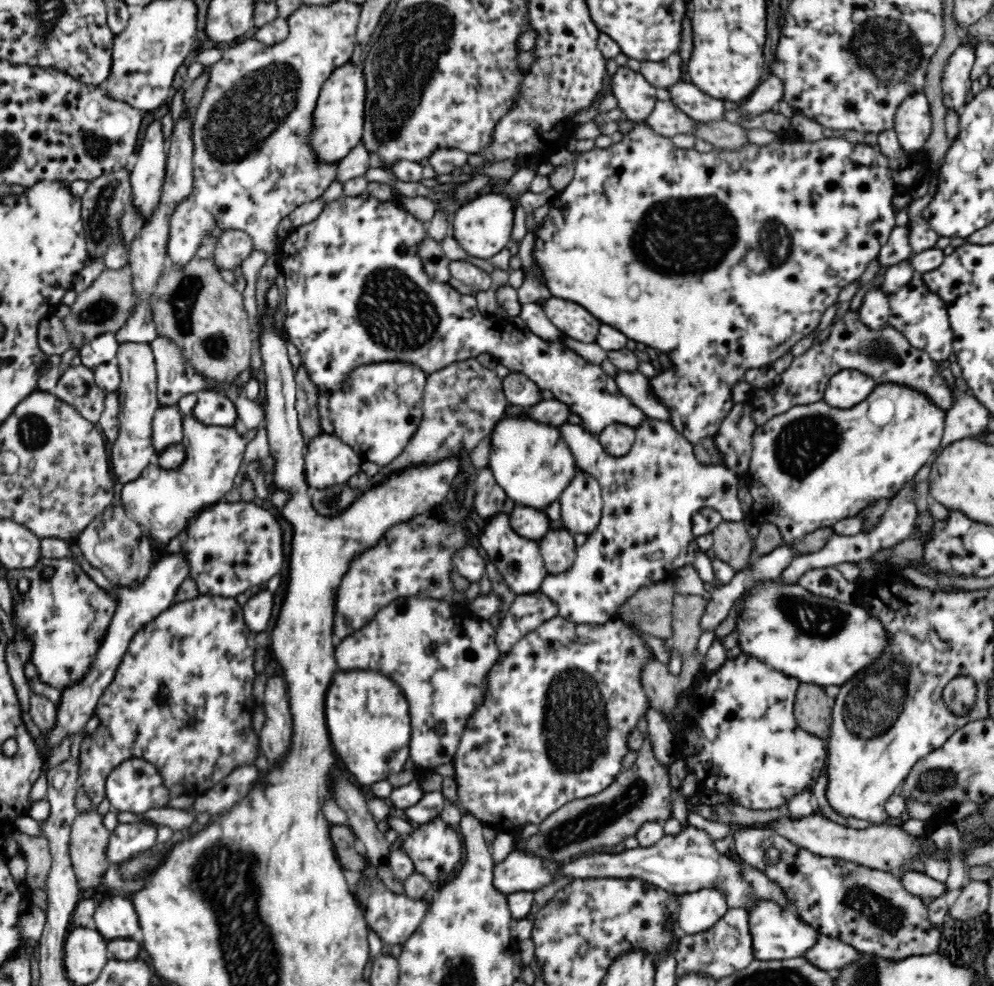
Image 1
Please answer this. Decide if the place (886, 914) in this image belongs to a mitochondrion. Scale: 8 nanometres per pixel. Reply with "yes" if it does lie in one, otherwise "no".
yes

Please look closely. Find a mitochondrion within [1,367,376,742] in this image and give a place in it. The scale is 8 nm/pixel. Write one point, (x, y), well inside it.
(33, 429)

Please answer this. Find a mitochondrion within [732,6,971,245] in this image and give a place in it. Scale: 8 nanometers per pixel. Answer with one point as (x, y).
(897, 52)

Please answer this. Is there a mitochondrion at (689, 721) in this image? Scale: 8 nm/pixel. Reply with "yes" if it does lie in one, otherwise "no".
no

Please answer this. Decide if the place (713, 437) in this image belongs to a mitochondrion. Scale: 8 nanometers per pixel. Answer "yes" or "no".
no

